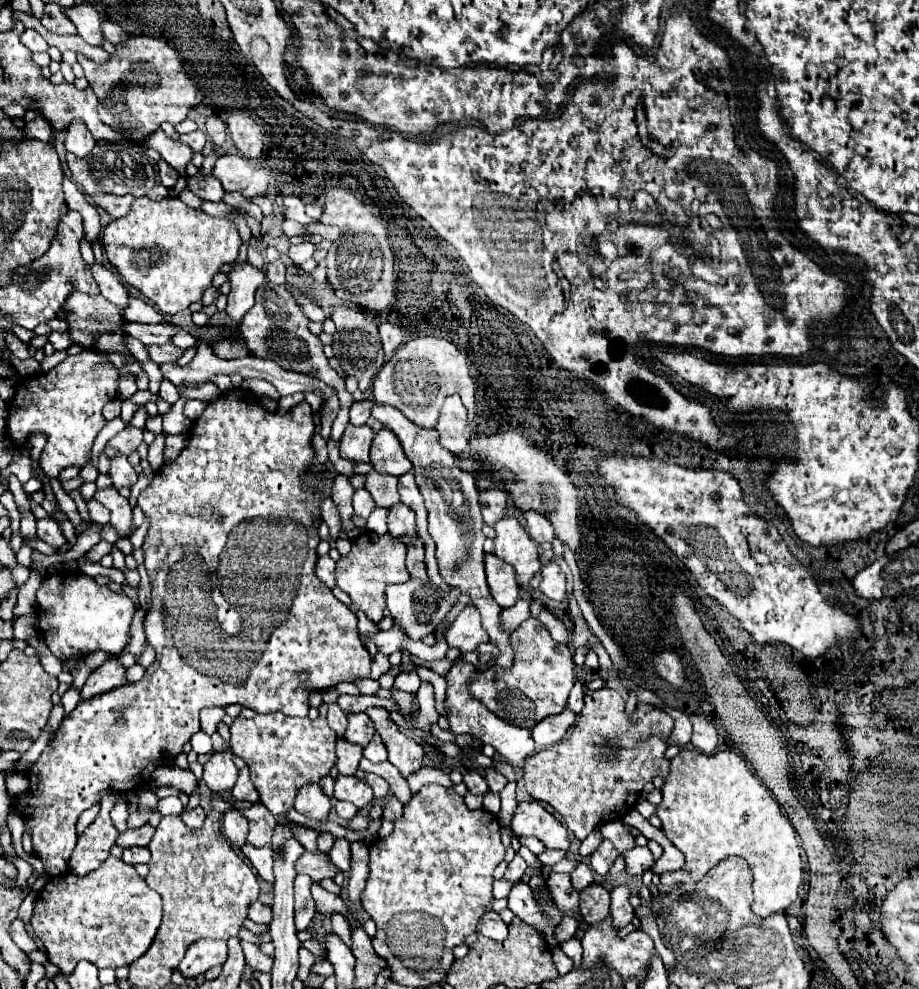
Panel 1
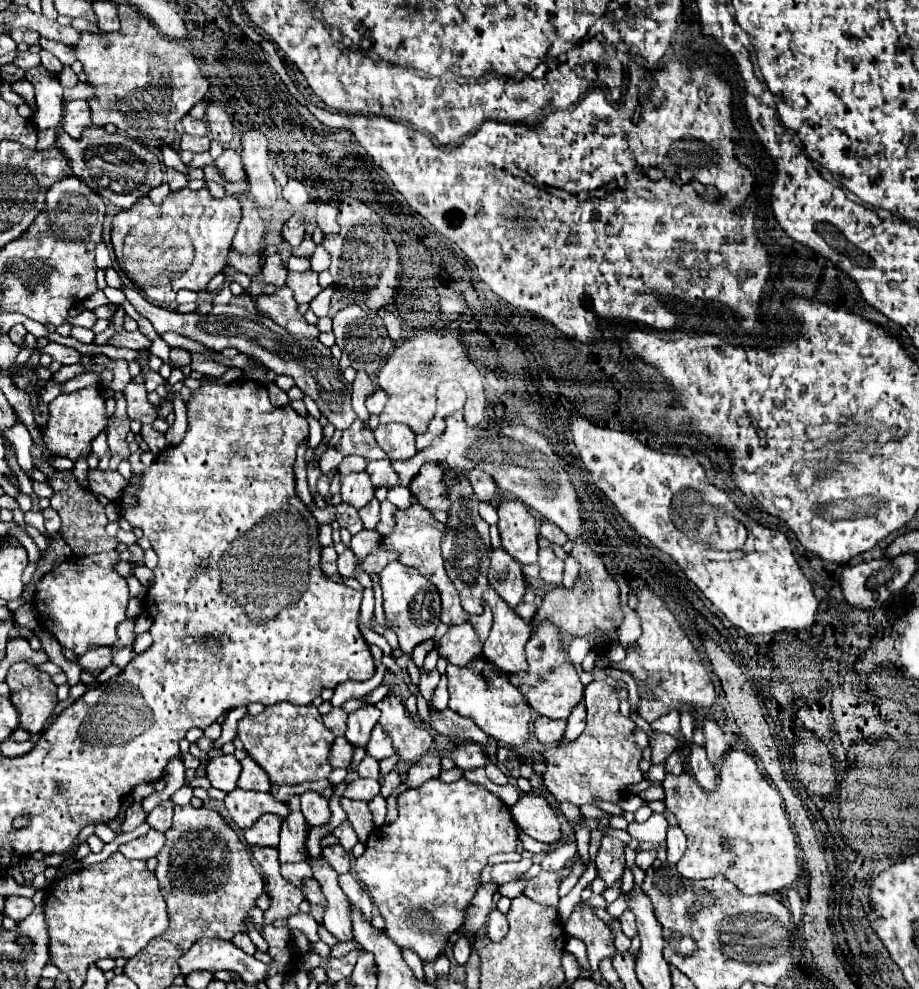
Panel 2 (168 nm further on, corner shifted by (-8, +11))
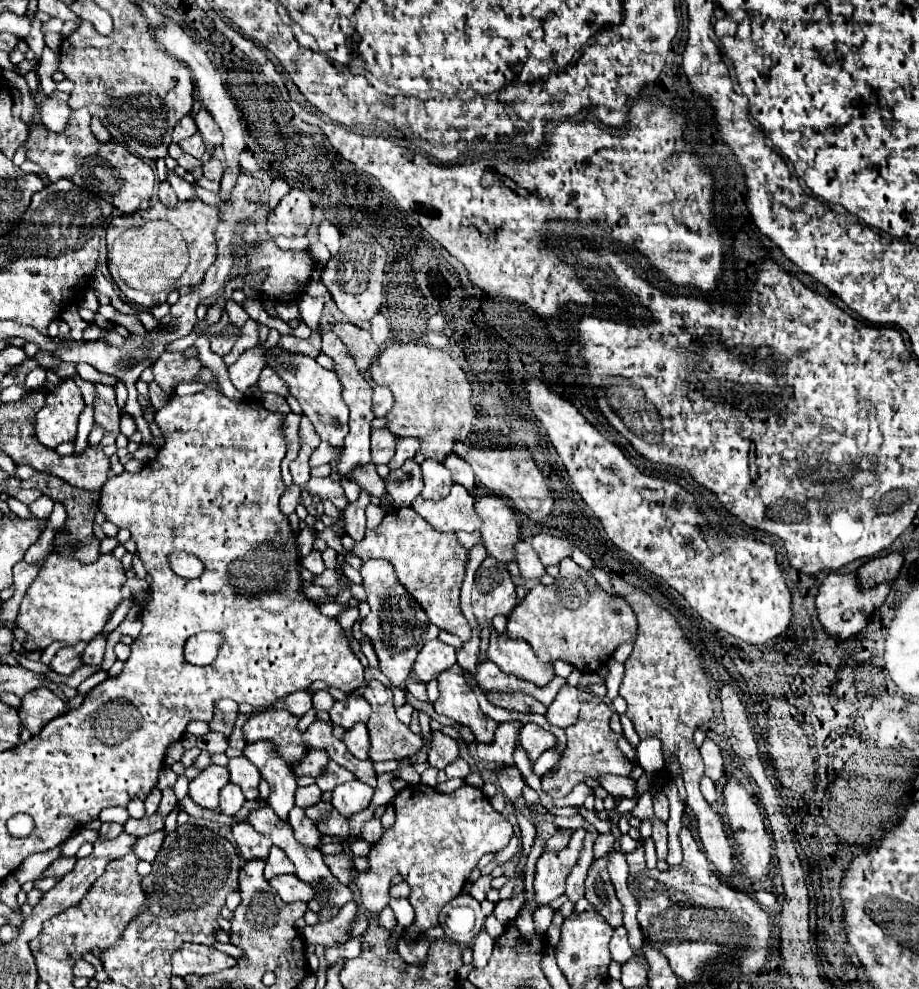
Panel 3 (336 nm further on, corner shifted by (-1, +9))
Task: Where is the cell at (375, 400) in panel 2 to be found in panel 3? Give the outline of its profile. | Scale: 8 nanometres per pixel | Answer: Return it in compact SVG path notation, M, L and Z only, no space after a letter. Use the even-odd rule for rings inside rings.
M375 386L373 389L373 412L377 417L384 417L393 407L393 395L387 387Z

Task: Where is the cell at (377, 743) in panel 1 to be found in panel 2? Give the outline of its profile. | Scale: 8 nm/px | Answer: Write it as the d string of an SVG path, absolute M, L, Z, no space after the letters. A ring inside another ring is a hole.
M376 725L372 729L372 737L368 741L368 747L366 747L368 755L372 755L374 759L386 759L386 757L394 757L398 753L394 753L394 747L390 745L390 737L384 733L384 729L380 725Z

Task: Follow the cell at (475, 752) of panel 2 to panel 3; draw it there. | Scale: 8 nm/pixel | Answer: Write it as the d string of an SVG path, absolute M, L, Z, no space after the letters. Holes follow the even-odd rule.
M431 731L431 749L427 753L427 763L431 767L445 769L457 757L459 757L459 747L449 735L441 731Z

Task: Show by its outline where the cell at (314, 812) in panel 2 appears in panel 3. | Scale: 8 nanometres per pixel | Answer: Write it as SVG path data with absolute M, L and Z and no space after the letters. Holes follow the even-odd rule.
M293 807L289 813L289 823L293 827L295 839L311 849L321 849L321 833L317 831L315 823L311 823L303 811L299 811L299 807Z

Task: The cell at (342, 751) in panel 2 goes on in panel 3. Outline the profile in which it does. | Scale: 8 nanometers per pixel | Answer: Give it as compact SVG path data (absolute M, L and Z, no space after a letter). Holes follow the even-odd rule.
M311 749L307 755L303 755L303 763L299 763L299 767L295 767L295 777L301 777L301 775L311 775L311 777L319 777L325 767L327 767L327 753L325 751L315 751Z

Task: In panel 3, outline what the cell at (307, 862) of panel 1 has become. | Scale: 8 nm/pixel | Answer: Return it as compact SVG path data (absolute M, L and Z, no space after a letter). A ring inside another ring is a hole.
M339 853L339 855L327 855L325 863L329 867L329 871L335 875L335 879L339 879L339 883L347 885L351 881L351 857L347 853Z

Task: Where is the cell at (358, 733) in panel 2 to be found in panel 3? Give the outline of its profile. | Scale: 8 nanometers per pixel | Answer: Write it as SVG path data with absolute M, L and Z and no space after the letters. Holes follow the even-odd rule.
M351 693L345 701L335 701L329 709L331 723L341 727L351 727L357 721L367 721L371 715L371 705L363 699L361 693Z

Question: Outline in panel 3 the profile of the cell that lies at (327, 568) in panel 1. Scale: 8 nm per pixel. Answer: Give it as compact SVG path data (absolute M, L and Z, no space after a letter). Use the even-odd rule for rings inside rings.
M311 551L307 557L303 557L303 559L301 559L301 565L303 565L305 569L309 569L313 575L323 573L323 569L325 569L325 563L323 563L319 551Z

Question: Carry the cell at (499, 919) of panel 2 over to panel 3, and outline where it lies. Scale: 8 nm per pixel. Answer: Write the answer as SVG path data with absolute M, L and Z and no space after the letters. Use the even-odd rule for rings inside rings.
M481 931L481 933L477 935L475 943L473 943L473 965L475 965L477 969L485 967L487 961L489 961L491 951L493 951L493 939L491 939L485 931Z

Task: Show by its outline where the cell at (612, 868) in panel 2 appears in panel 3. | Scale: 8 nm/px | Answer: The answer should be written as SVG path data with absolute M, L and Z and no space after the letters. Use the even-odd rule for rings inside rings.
M607 857L593 861L585 879L585 899L611 927L623 925L623 907L619 907L619 899L615 897L615 889L607 873Z

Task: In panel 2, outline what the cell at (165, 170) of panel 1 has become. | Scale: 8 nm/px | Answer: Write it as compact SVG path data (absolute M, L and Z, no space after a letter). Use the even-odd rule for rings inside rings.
M168 169L166 173L168 173L168 185L170 185L172 191L174 191L174 189L182 189L182 187L186 187L188 177L186 177L184 173L178 173L176 169Z

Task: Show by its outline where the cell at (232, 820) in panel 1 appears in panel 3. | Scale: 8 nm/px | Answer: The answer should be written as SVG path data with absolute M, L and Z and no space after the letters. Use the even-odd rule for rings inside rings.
M227 783L223 789L221 789L221 801L219 801L219 809L221 813L225 815L235 815L245 803L245 797L243 797L243 791L239 791L239 787L235 787L233 783Z

